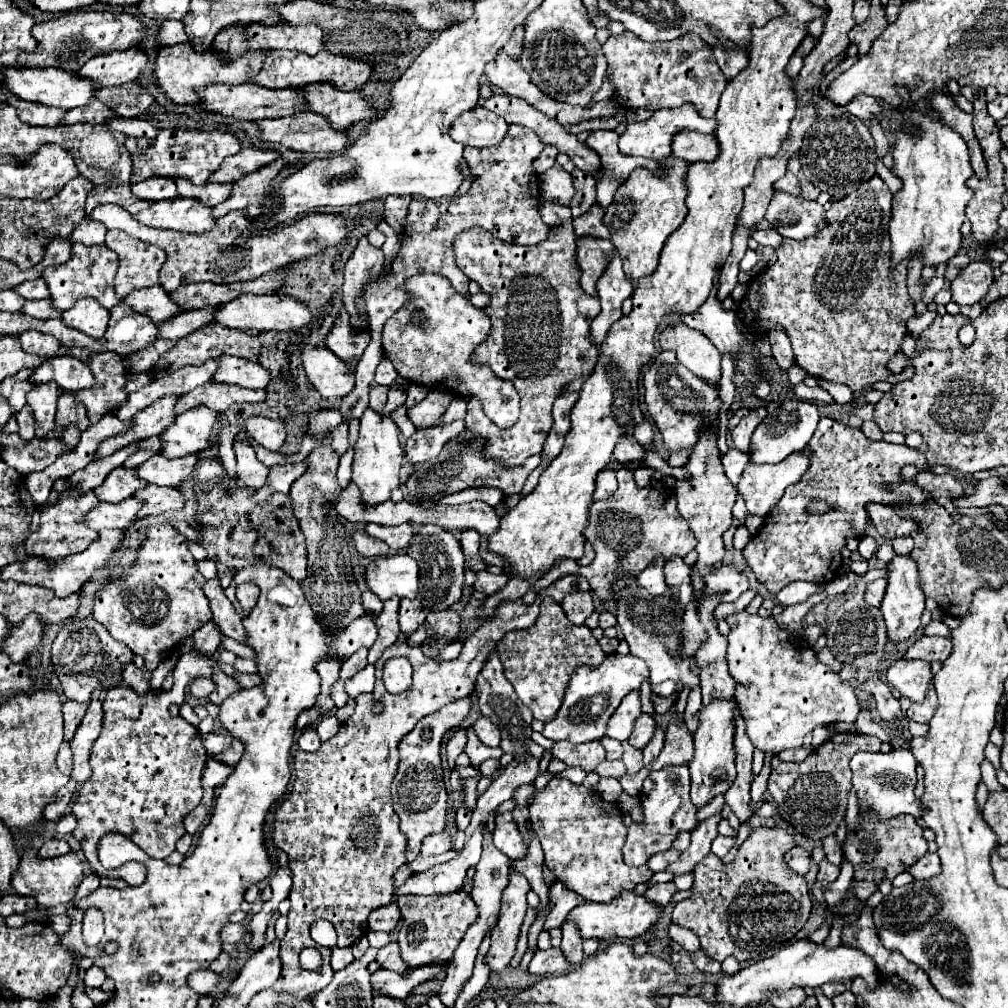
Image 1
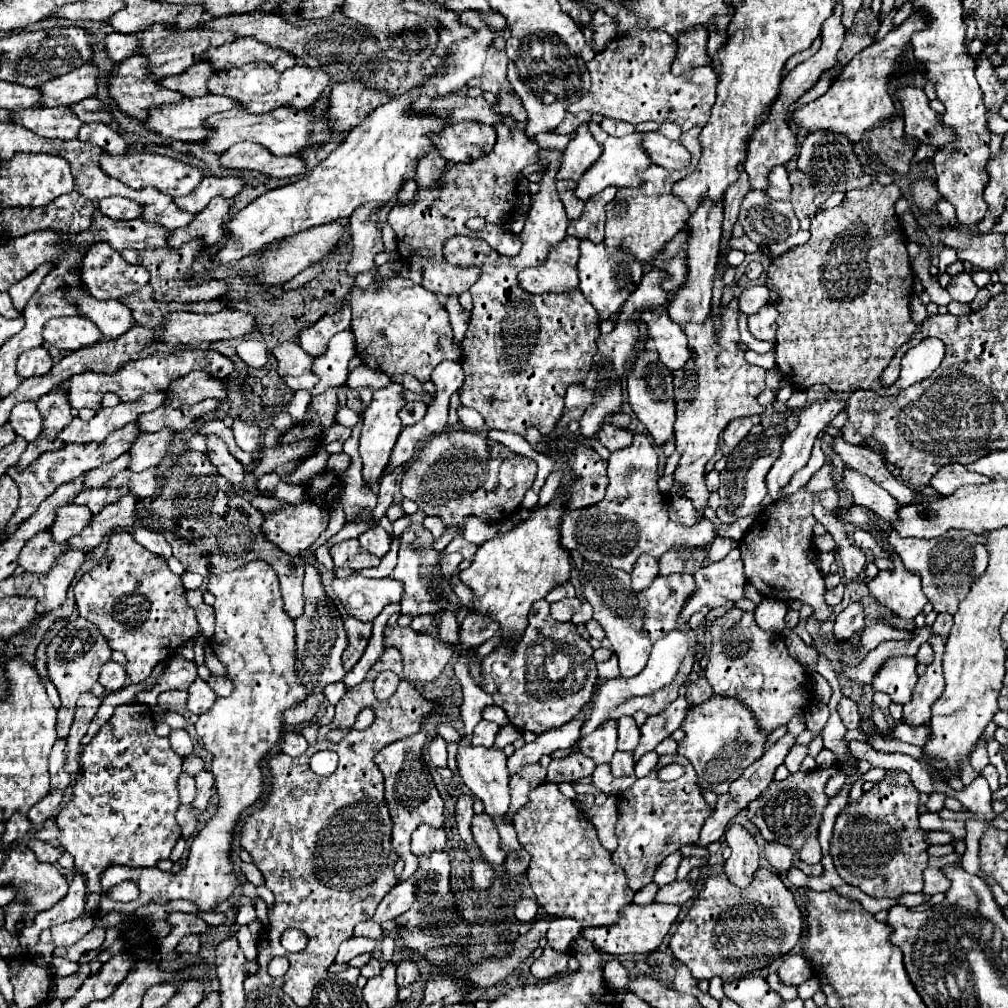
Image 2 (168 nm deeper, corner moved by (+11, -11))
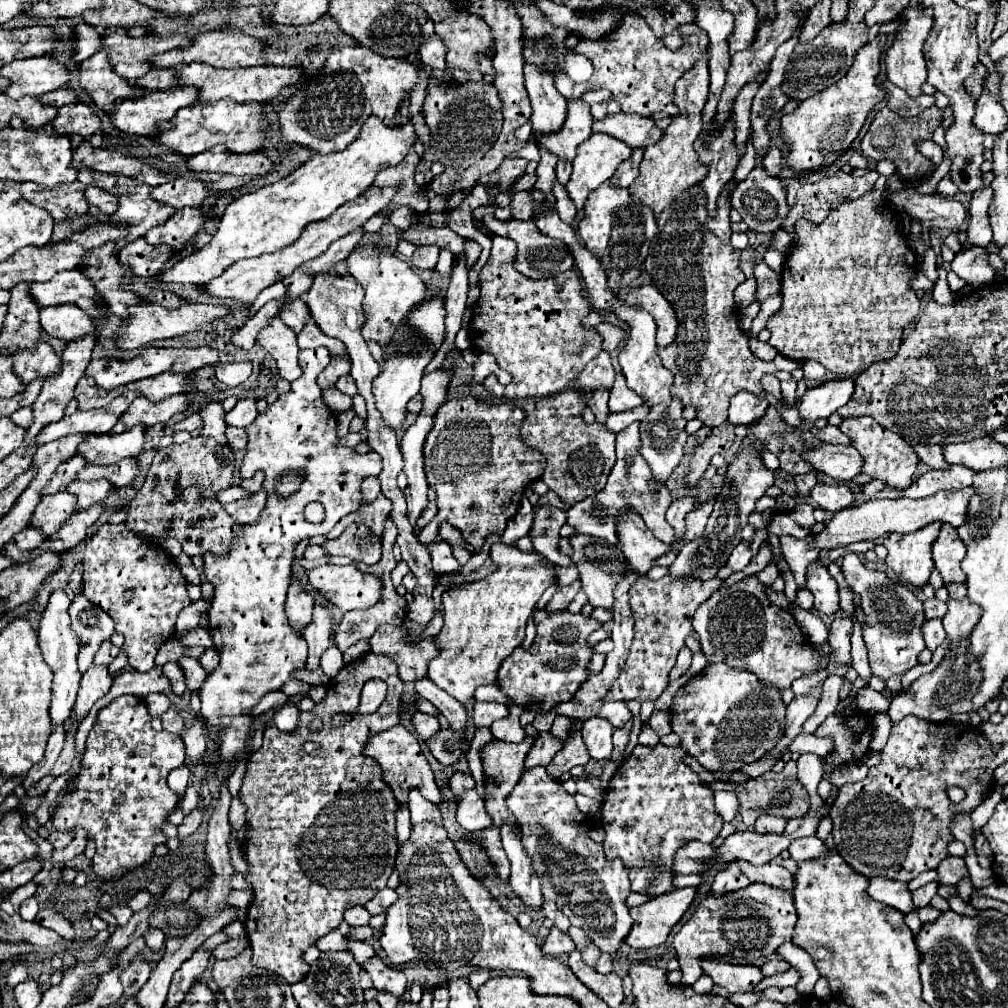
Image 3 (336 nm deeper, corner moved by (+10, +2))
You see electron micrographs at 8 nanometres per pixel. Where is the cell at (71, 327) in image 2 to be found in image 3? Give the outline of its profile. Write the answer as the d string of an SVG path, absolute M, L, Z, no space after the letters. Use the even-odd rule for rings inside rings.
M68 304L40 308L40 324L46 330L46 334L66 342L94 332L94 320L78 306Z

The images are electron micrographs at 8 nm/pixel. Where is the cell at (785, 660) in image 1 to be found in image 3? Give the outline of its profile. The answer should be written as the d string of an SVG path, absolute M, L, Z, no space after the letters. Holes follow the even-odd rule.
M756 576L742 578L732 586L716 590L700 610L696 610L692 628L710 664L726 662L732 668L752 670L762 682L778 690L790 688L796 678L818 672L820 664L830 662L830 654L806 640L792 612L768 600L766 586Z

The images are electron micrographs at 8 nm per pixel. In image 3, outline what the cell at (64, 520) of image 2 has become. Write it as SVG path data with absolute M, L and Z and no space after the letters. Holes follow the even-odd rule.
M68 492L44 496L30 518L30 526L38 528L42 534L54 534L56 526L60 526L60 522L64 522L74 512L74 508L76 498L72 498Z

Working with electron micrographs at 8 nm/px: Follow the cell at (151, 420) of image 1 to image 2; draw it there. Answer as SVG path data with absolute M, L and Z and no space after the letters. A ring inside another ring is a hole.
M133 421L133 423L121 427L119 431L113 431L113 433L111 433L105 441L101 441L101 443L95 443L95 441L91 441L91 443L67 443L67 445L63 447L63 451L39 455L39 457L37 457L29 467L25 467L23 471L15 467L13 479L15 479L15 483L17 483L17 487L19 487L19 491L21 491L21 501L19 501L19 509L17 509L15 515L11 517L11 523L9 523L9 527L7 527L7 535L9 535L11 531L15 531L15 527L17 527L23 519L31 517L33 511L39 507L39 503L41 503L43 499L47 499L59 485L69 483L69 481L73 481L73 479L77 479L79 475L87 473L89 469L101 467L103 463L109 463L109 461L117 459L119 455L123 455L125 451L129 451L131 445L133 445L133 441L139 437L139 433L141 433L141 431L139 431L139 425Z

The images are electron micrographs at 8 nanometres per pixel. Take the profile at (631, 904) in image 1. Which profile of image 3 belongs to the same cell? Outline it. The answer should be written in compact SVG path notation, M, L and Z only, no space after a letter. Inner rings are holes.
M678 888L672 894L652 898L646 904L632 908L634 926L626 938L636 950L648 950L662 946L672 930L672 926L684 916L696 896L696 888Z

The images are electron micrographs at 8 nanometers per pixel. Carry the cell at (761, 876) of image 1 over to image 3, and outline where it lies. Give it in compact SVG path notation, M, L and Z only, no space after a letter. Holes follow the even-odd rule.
M752 884L740 892L726 894L724 898L712 898L712 894L708 894L672 940L682 970L682 984L692 986L702 976L700 958L762 966L782 942L792 938L794 924L794 902L784 890Z

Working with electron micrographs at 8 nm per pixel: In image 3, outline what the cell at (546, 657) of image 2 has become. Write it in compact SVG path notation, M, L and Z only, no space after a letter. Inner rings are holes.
M544 610L536 612L536 636L540 638L540 654L532 658L532 650L536 650L536 642L530 646L530 650L524 650L518 646L506 660L504 666L500 666L498 674L498 686L506 692L506 696L522 706L524 710L534 712L548 712L556 708L560 702L568 702L574 692L580 688L582 682L588 678L588 662L594 654L588 646L586 638L596 630L602 628L602 622L594 618L586 618L582 614L552 614L552 618L544 618Z

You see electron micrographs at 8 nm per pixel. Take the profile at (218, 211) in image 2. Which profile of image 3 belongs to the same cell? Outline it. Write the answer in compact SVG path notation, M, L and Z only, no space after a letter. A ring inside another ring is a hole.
M184 208L176 212L168 222L152 228L144 240L148 244L166 244L172 252L184 250L184 246L194 238L194 234L204 226L204 214L200 208Z

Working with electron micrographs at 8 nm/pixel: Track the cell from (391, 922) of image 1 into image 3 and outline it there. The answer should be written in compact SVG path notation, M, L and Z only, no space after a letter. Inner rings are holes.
M352 906L348 912L344 912L344 920L350 926L366 926L370 920L370 914L364 906Z

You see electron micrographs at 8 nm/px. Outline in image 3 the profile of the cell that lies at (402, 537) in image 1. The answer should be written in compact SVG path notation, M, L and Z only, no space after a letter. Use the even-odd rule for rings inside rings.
M380 492L378 498L374 502L368 502L368 504L362 504L354 514L348 514L344 516L336 528L326 536L326 538L338 538L352 522L360 522L360 524L366 524L376 536L382 536L382 530L384 530L384 522L388 518L392 510L392 502Z

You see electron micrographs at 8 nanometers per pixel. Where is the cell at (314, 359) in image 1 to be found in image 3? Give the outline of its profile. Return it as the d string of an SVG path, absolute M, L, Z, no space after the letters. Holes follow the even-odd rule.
M272 318L266 328L262 328L256 336L256 344L260 344L278 364L278 372L286 380L300 378L302 370L298 366L298 344L296 334L280 322L280 318Z

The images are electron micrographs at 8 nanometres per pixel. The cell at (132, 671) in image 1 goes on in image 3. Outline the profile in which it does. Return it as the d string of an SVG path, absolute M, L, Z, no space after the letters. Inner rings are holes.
M104 640L104 642L100 644L100 650L98 650L96 656L94 656L94 664L104 664L104 666L108 666L108 664L112 664L112 660L118 656L118 652L120 652L118 646L114 646L110 640Z

